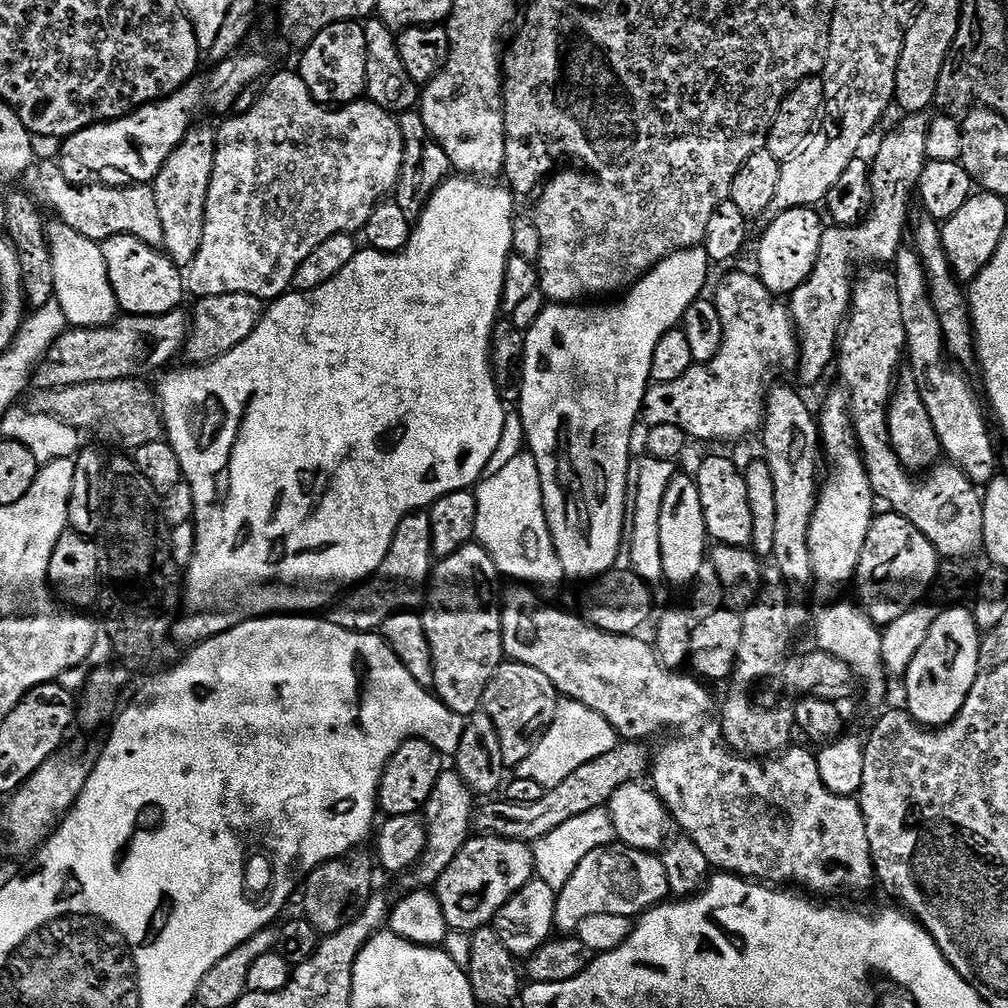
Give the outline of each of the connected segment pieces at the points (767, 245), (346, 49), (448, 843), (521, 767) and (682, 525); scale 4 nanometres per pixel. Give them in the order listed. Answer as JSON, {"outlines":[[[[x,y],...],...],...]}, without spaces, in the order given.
{"outlines":[[[[815,207],[786,210],[786,214],[776,216],[772,224],[763,229],[764,237],[760,240],[760,249],[756,252],[756,264],[760,281],[765,288],[777,297],[787,297],[802,282],[810,278],[814,262],[818,262],[818,246],[822,246],[822,234],[825,221]]],[[[351,20],[330,26],[322,30],[303,49],[298,65],[302,82],[310,90],[310,94],[318,103],[325,106],[343,106],[355,104],[365,95],[368,83],[366,82],[366,34],[364,24]]],[[[446,770],[438,778],[430,798],[426,802],[422,819],[426,830],[426,846],[420,861],[409,871],[399,877],[404,890],[428,890],[446,874],[446,866],[458,858],[462,846],[470,838],[474,828],[474,793],[468,789],[466,782],[455,770]]],[[[561,699],[556,706],[552,724],[544,731],[544,736],[521,764],[515,765],[514,772],[519,779],[538,782],[546,790],[566,782],[578,766],[586,766],[586,762],[594,762],[594,758],[602,758],[602,754],[610,754],[618,743],[614,726],[602,718],[594,710],[590,710],[582,702]]],[[[691,475],[673,476],[662,498],[660,514],[655,517],[654,523],[658,526],[658,542],[662,550],[663,579],[672,584],[695,585],[698,570],[702,570],[710,552],[710,537],[706,518],[702,514],[702,498]]]]}

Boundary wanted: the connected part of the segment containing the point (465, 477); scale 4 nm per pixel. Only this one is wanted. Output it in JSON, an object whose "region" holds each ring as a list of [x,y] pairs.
{"region":[[[455,178],[445,180],[444,185],[432,195],[428,205],[424,207],[423,214],[421,214],[419,220],[415,221],[412,237],[408,239],[408,245],[401,252],[376,252],[373,248],[361,247],[354,254],[354,258],[350,258],[349,264],[342,269],[342,274],[330,278],[330,282],[318,286],[318,290],[310,290],[309,292],[292,290],[271,301],[265,307],[264,314],[261,316],[256,329],[250,334],[250,338],[246,338],[246,342],[234,346],[234,350],[230,350],[225,356],[220,356],[203,366],[187,366],[188,368],[182,369],[181,372],[168,370],[161,375],[165,376],[160,380],[158,403],[160,405],[160,415],[164,417],[166,443],[172,447],[174,454],[178,454],[178,462],[182,466],[182,474],[184,475],[183,483],[191,486],[192,497],[194,498],[192,520],[196,530],[196,541],[186,569],[188,577],[182,580],[182,611],[177,615],[171,630],[171,635],[173,637],[177,636],[182,643],[188,644],[187,646],[195,646],[202,640],[209,640],[234,626],[244,624],[248,620],[258,620],[262,616],[312,614],[317,611],[315,608],[327,609],[330,604],[328,599],[335,594],[336,588],[345,587],[344,589],[347,589],[349,586],[359,586],[375,574],[378,566],[382,566],[382,562],[394,542],[394,534],[404,516],[410,515],[411,512],[431,509],[435,500],[440,500],[451,492],[462,492],[471,489],[484,476],[486,462],[490,462],[490,457],[494,455],[494,449],[497,448],[498,442],[502,439],[502,426],[506,415],[506,405],[499,390],[496,389],[496,380],[492,376],[490,357],[492,354],[492,332],[495,330],[498,317],[501,315],[500,298],[506,262],[508,257],[513,255],[512,222],[514,213],[512,213],[512,204],[514,208],[514,196],[507,187],[504,187],[505,189],[495,188],[492,185],[495,183],[492,182],[481,182],[476,178],[456,179],[460,180],[455,180]]]}

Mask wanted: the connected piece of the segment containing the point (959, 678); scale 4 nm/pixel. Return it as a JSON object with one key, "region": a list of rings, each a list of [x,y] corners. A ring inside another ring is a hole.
{"region":[[[948,608],[937,611],[936,621],[930,626],[916,657],[910,662],[908,705],[906,711],[917,724],[935,730],[943,728],[962,710],[976,677],[981,675],[980,642],[982,633],[976,627],[971,611]]]}

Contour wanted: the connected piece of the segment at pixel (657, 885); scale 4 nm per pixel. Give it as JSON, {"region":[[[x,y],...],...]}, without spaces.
{"region":[[[623,846],[599,848],[586,854],[586,858],[578,862],[578,870],[570,874],[570,882],[558,889],[554,910],[555,931],[560,934],[575,933],[580,923],[594,914],[636,918],[657,904],[665,903],[669,896],[666,866],[659,855]]]}

